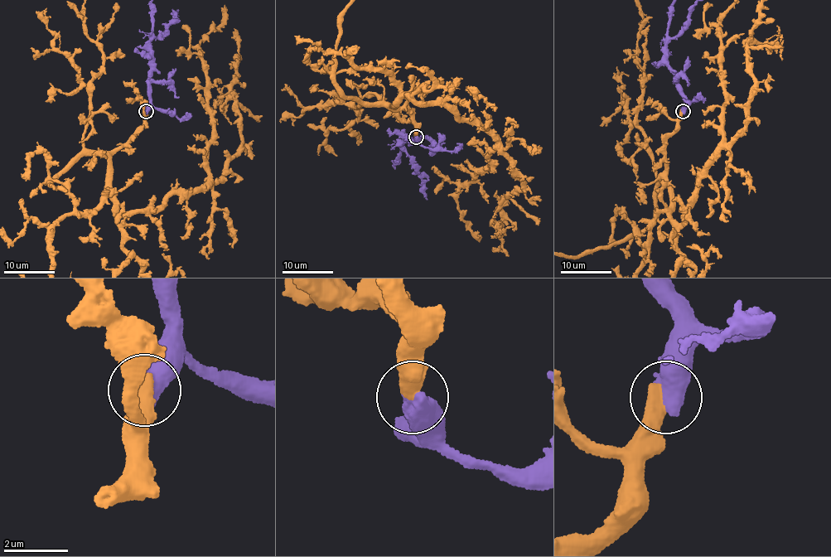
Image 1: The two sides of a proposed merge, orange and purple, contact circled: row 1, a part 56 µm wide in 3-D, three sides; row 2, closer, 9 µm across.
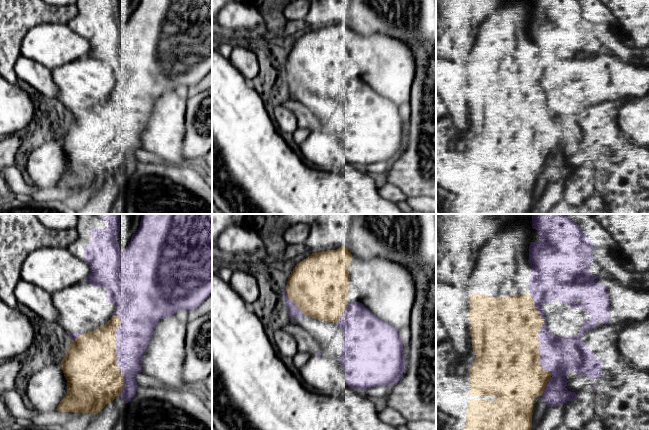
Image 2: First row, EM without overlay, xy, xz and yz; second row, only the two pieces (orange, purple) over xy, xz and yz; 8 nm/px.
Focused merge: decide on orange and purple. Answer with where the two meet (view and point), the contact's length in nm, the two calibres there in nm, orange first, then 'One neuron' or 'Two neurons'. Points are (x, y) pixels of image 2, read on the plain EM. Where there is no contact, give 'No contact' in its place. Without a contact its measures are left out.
Touches orange at xy (115, 131). Shared border 650 nm. Thickness 420 nm (orange) against 280 nm. One neuron

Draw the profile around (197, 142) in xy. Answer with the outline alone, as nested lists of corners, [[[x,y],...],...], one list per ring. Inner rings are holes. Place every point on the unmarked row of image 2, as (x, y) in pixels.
[[[212,88],[187,100],[183,155],[186,159],[205,157],[212,148]]]

